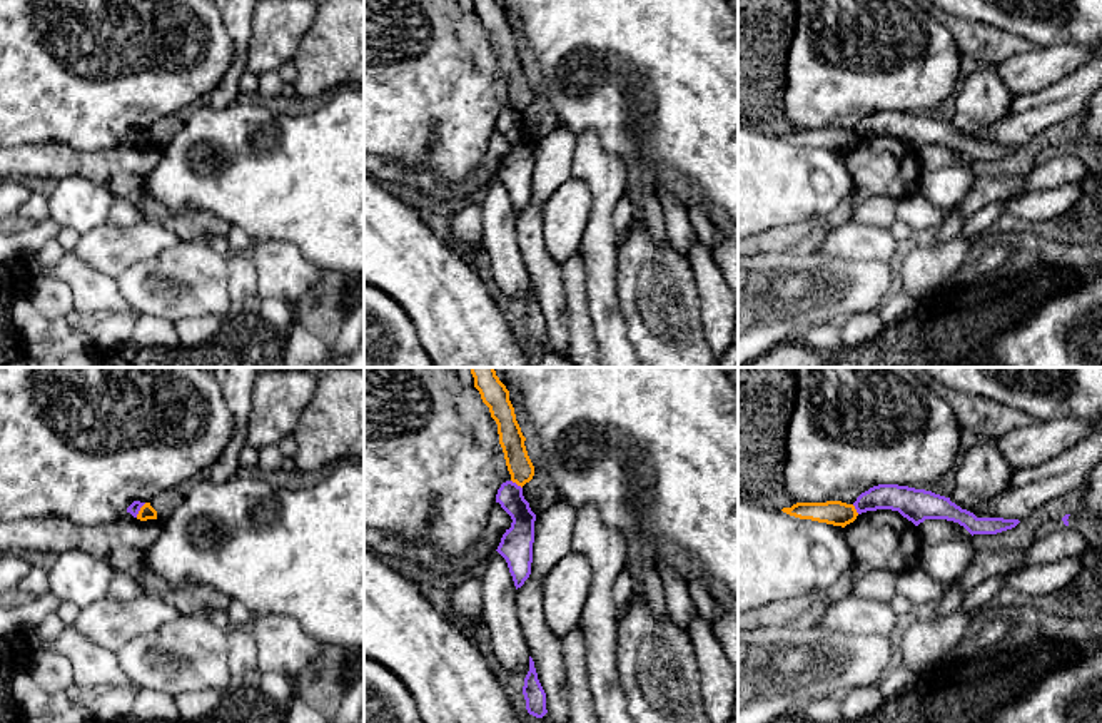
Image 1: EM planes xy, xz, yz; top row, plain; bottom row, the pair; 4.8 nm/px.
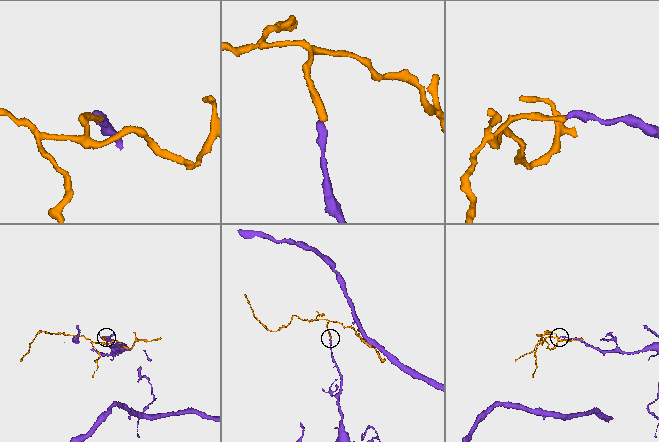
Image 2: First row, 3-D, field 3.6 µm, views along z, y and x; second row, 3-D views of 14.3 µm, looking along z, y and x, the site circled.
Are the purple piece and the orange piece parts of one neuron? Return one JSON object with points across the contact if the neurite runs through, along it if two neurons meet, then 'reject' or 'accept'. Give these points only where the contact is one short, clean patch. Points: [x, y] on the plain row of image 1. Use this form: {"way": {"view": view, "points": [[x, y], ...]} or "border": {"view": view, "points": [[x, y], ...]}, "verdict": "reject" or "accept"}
{"border": {"view": "xy", "points": [[146, 129], [136, 142]]}, "verdict": "reject"}

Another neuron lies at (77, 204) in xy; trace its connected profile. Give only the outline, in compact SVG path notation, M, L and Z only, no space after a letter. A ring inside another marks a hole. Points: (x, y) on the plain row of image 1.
M63 177L48 187L50 219L62 230L82 234L109 222L115 194L94 179Z

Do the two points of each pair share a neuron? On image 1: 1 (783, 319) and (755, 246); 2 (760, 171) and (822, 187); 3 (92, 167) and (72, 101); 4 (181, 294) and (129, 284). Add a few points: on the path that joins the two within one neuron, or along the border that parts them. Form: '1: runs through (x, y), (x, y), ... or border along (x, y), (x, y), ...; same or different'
1: border along (782, 251), (760, 251), (755, 254); different
2: runs through (775, 182), (807, 182); same
3: border along (49, 142), (80, 151), (119, 144); different
4: runs through (167, 288), (142, 286); same

